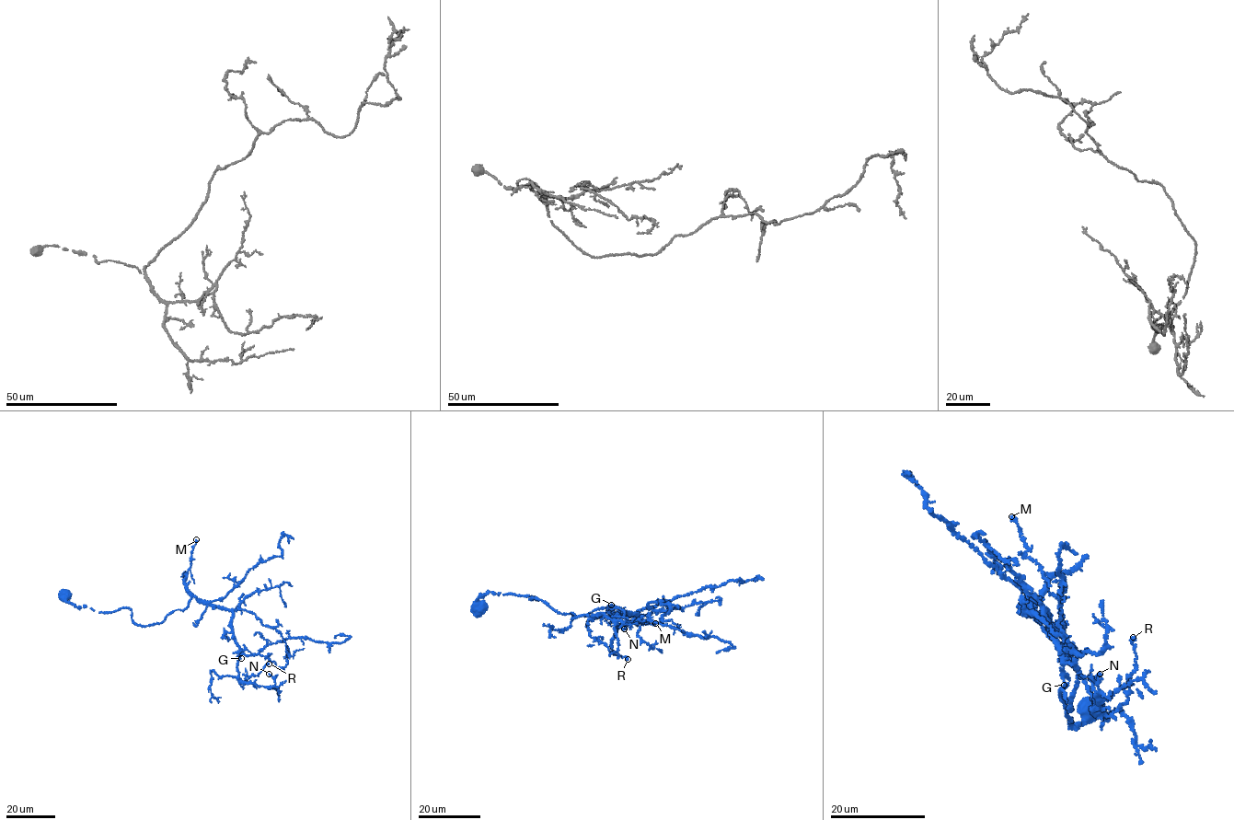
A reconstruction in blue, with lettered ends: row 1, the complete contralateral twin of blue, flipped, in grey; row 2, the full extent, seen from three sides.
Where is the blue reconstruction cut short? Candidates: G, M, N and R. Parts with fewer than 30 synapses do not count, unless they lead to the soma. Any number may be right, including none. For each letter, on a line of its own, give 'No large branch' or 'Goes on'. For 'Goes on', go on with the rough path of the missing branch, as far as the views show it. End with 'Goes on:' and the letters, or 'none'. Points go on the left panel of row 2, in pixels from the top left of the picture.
G: No large branch
M: No large branch
N: No large branch
R: No large branch
Goes on: none

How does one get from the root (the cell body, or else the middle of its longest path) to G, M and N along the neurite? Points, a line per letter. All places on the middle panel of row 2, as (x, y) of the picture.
G: (479, 606), (493, 592), (578, 617), (602, 607), (637, 615), (617, 617), (611, 605)
M: (479, 606), (483, 594), (511, 593), (578, 617), (608, 606), (617, 626), (634, 619), (655, 623)
N: (479, 606), (493, 592), (578, 617), (634, 613), (592, 618), (624, 629)

